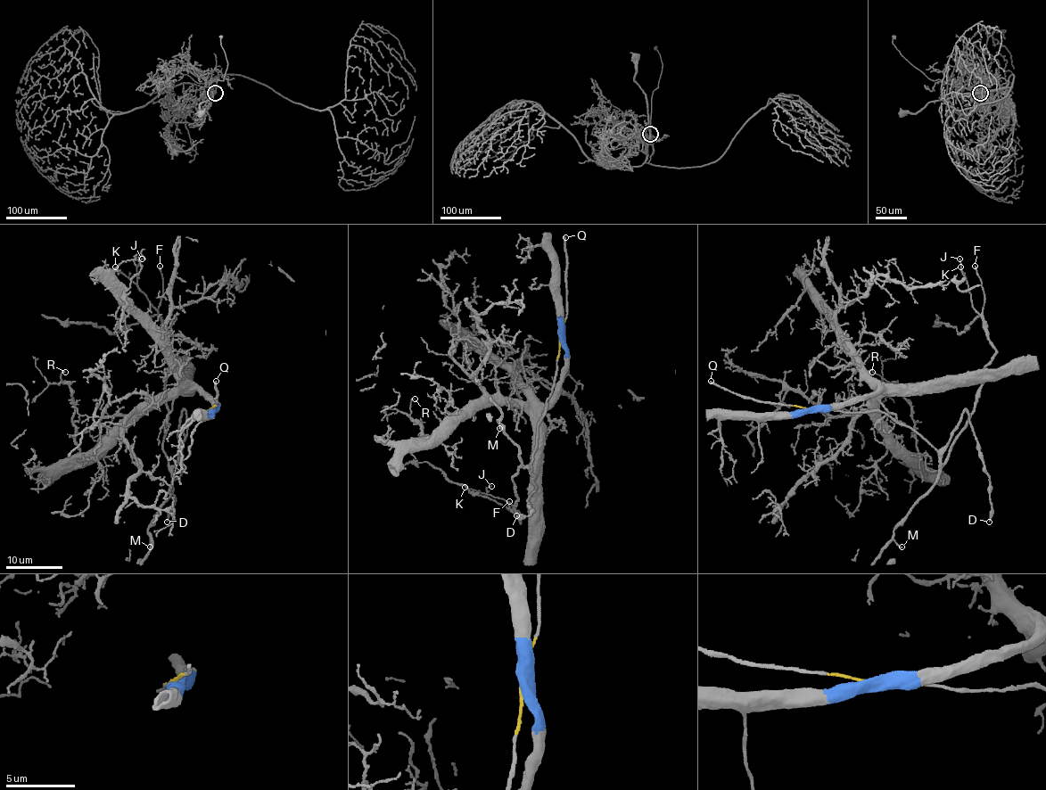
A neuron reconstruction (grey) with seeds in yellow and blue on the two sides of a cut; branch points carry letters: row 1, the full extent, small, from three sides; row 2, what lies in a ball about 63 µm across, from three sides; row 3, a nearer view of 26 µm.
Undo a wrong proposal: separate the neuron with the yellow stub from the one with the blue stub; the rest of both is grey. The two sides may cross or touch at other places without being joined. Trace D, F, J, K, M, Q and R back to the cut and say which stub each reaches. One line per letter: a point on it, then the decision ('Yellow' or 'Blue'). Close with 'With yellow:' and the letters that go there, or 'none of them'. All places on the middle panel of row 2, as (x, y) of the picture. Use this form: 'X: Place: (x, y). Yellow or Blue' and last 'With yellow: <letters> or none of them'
D: Place: (516, 515). Yellow
F: Place: (509, 501). Yellow
J: Place: (491, 486). Yellow
K: Place: (465, 487). Yellow
M: Place: (499, 428). Yellow
Q: Place: (565, 237). Yellow
R: Place: (415, 399). Blue
With yellow: D, F, J, K, M, Q

